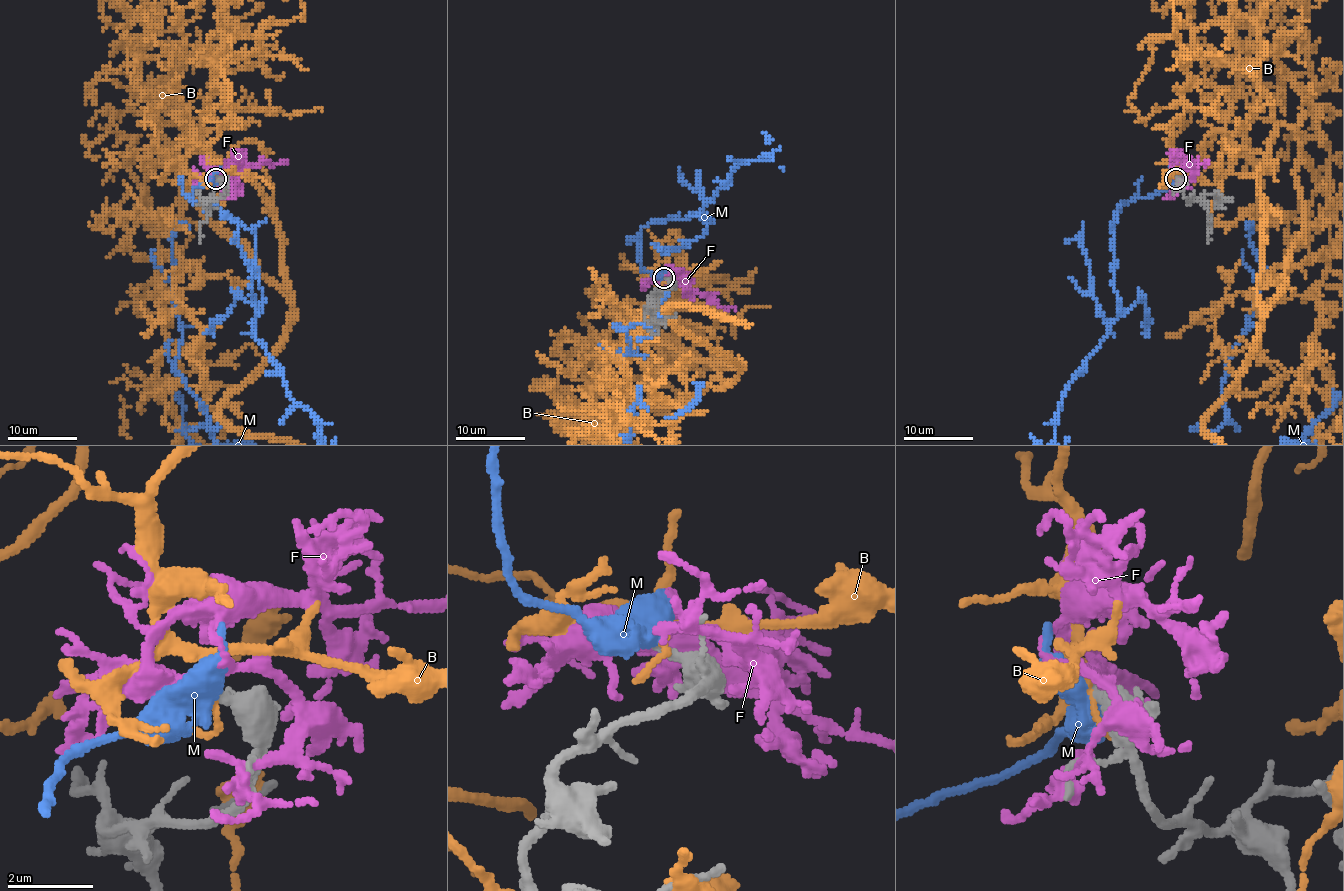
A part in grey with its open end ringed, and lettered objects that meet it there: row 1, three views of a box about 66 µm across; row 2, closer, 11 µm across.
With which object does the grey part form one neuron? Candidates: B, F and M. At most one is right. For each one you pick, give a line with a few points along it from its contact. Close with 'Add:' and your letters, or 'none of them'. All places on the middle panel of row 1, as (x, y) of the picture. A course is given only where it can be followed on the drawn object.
Add: none of them

